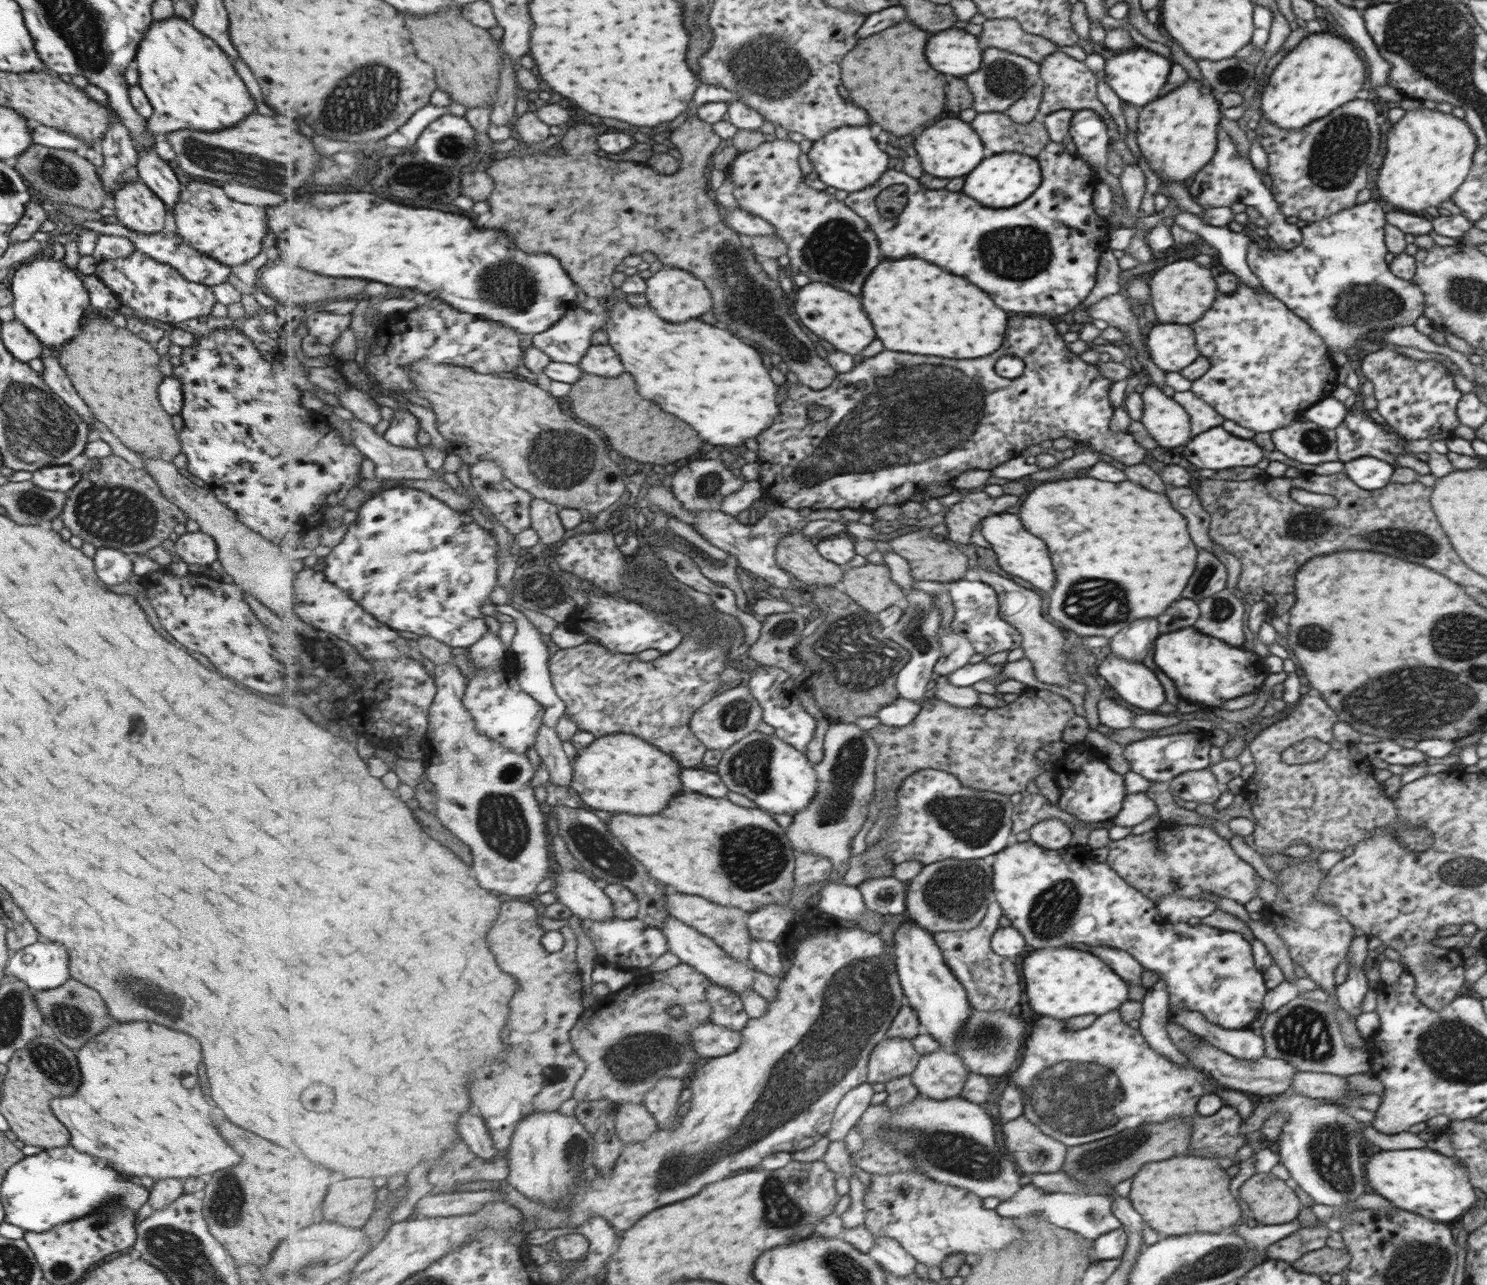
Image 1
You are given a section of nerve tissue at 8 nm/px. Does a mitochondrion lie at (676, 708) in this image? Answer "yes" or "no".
no

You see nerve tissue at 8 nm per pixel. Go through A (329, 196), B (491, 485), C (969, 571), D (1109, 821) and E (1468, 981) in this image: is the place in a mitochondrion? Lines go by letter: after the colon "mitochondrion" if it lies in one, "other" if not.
A: other
B: mitochondrion
C: other
D: other
E: other

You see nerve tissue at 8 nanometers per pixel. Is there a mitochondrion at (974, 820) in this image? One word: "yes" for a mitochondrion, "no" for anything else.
yes

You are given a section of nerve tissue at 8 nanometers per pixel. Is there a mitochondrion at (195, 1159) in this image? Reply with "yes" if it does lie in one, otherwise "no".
no

